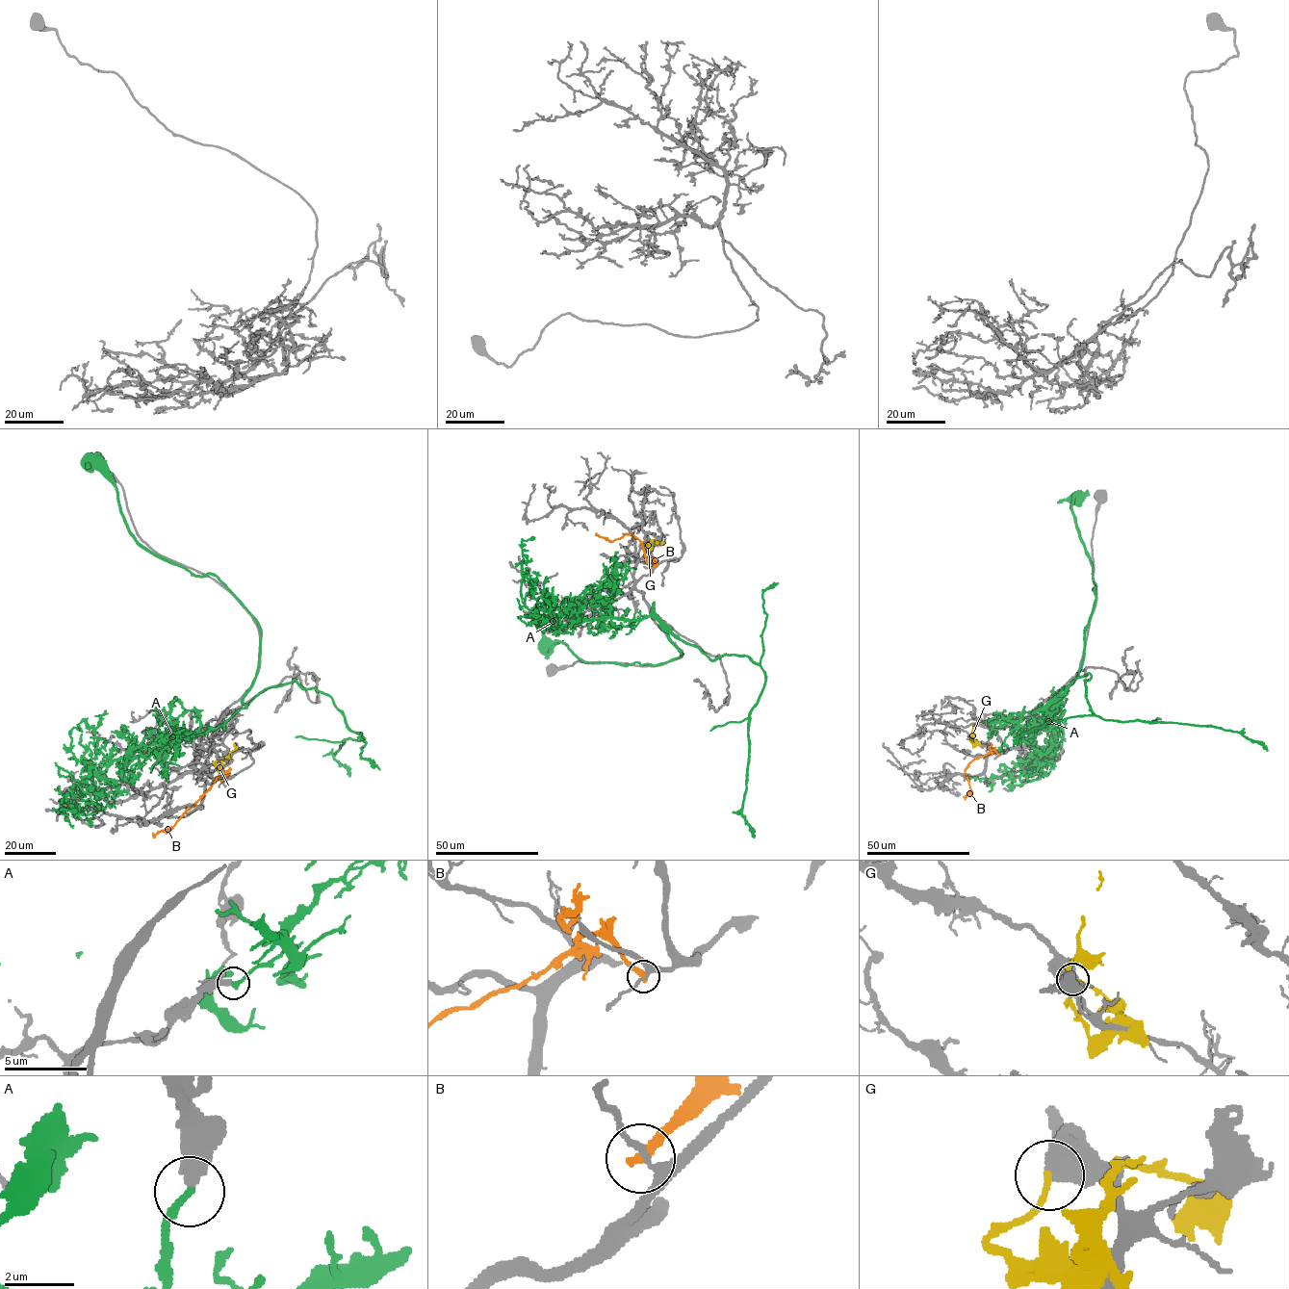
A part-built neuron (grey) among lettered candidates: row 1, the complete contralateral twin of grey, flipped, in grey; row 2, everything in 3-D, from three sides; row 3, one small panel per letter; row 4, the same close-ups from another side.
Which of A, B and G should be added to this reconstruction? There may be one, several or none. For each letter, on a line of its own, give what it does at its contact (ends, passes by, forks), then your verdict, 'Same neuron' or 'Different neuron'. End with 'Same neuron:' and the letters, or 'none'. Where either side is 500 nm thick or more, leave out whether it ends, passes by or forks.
A: It ends there. Different neuron
B: It ends there. Different neuron
G: Different neuron
Same neuron: none

